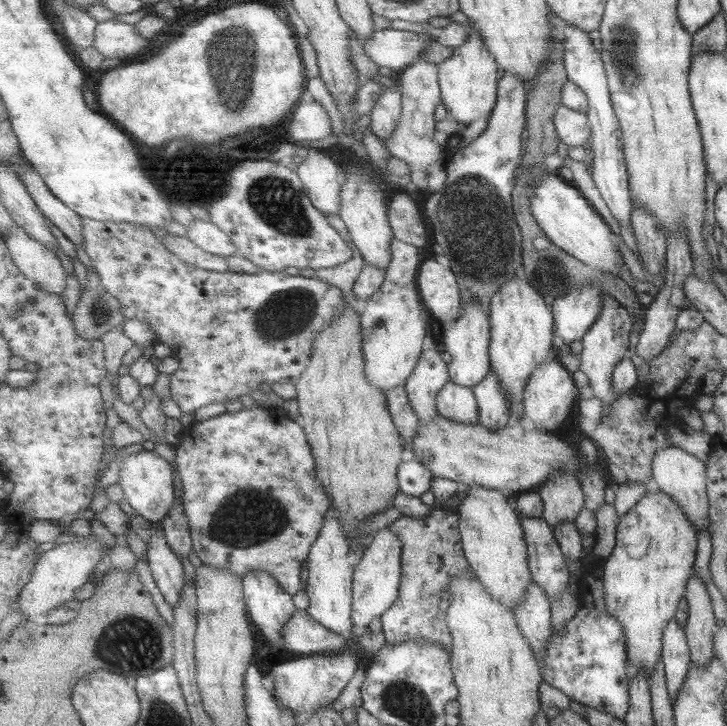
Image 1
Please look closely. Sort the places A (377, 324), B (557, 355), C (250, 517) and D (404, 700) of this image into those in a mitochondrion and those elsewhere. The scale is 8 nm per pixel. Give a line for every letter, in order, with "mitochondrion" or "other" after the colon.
A: mitochondrion
B: other
C: mitochondrion
D: mitochondrion

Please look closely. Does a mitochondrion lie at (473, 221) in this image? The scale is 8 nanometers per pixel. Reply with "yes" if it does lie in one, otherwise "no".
yes

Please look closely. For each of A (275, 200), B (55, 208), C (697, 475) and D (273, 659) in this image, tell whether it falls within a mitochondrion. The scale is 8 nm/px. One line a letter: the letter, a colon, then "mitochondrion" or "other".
A: mitochondrion
B: other
C: other
D: other

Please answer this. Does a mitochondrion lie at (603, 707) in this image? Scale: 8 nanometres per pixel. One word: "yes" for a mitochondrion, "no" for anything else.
no

